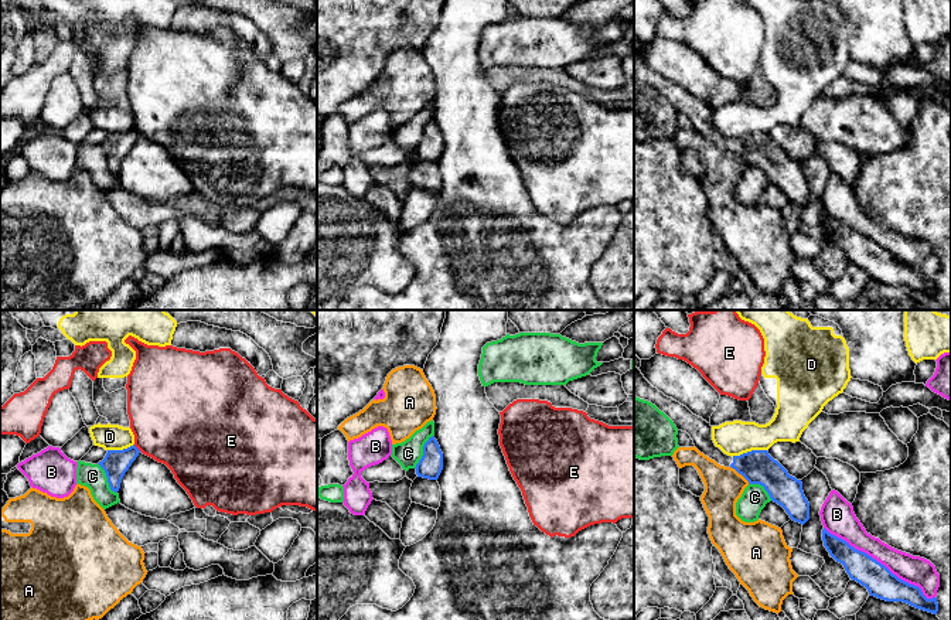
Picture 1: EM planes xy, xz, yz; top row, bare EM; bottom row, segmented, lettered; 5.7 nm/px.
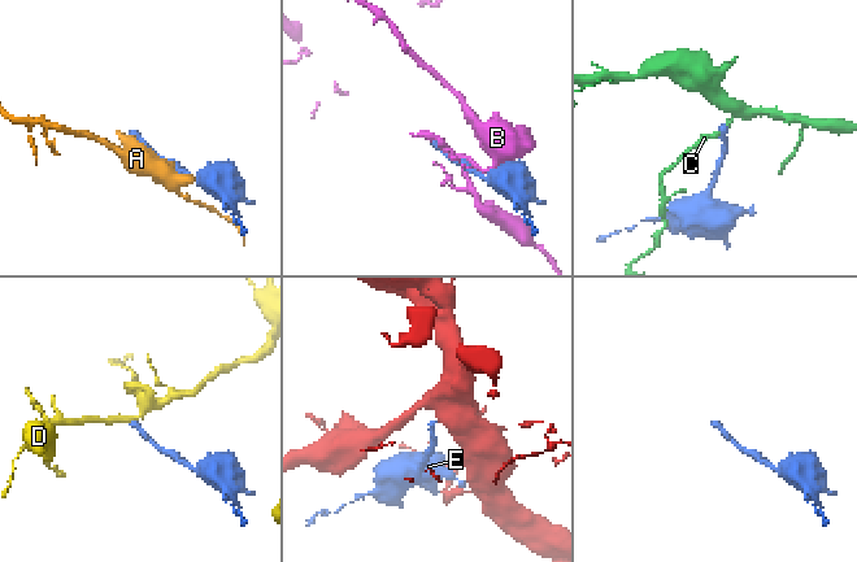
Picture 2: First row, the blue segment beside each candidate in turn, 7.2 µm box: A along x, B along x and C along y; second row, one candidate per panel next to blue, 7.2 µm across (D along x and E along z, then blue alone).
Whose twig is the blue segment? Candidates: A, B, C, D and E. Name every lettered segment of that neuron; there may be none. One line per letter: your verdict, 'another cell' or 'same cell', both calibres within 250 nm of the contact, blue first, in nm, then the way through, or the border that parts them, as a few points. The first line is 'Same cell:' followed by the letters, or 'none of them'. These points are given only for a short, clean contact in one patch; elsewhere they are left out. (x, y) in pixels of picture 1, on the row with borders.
Same cell: none of them
A: another cell | 190/220 nm
B: another cell | 170/160 nm
C: another cell | 140/150 nm | along xz (433, 435), (425, 443), (423, 455), (413, 467)
D: another cell | 190/190 nm | along yz (766, 449), (752, 449), (732, 456)
E: another cell | 150/460 nm

